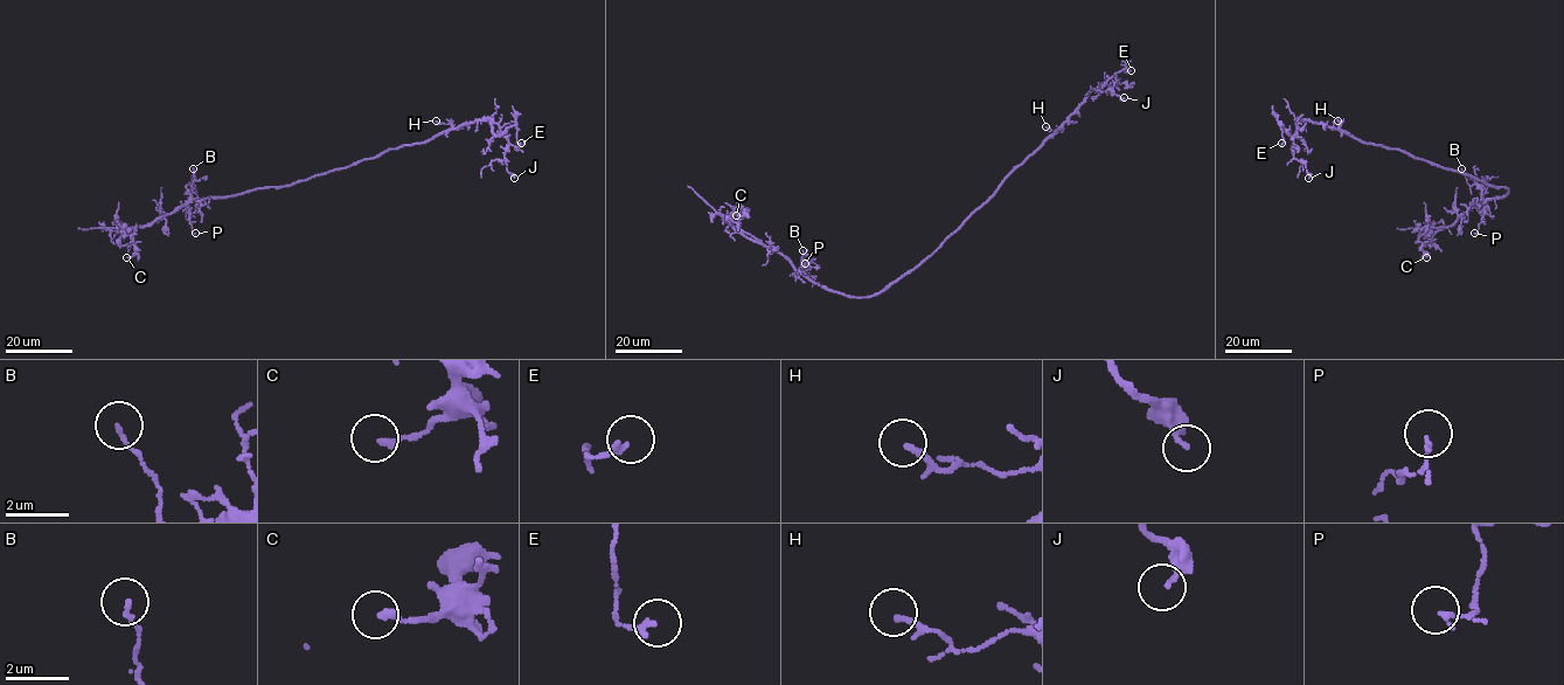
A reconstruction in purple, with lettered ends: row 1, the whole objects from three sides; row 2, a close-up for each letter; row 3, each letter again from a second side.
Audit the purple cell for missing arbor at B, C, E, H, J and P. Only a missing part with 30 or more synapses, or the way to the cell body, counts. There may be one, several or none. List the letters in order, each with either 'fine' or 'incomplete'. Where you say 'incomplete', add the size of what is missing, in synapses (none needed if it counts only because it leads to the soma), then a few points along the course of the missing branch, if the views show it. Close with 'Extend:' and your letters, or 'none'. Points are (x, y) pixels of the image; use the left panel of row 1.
B: fine
C: fine
E: fine
H: fine
J: fine
P: fine
Extend: none

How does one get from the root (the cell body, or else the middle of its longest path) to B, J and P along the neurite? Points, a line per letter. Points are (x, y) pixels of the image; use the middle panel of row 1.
B: (939, 246), (913, 269), (866, 297), (834, 292), (812, 283), (803, 272), (803, 250)
J: (939, 246), (1054, 133), (1090, 91), (1118, 82), (1114, 82), (1113, 92), (1124, 97)
P: (939, 246), (913, 269), (866, 297), (852, 297), (818, 285), (797, 271), (805, 263)

